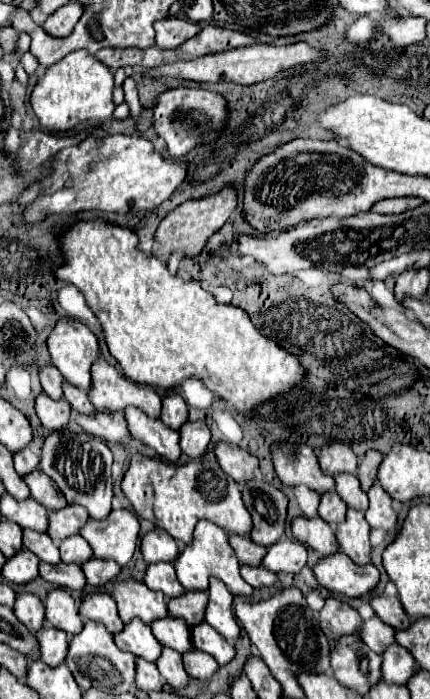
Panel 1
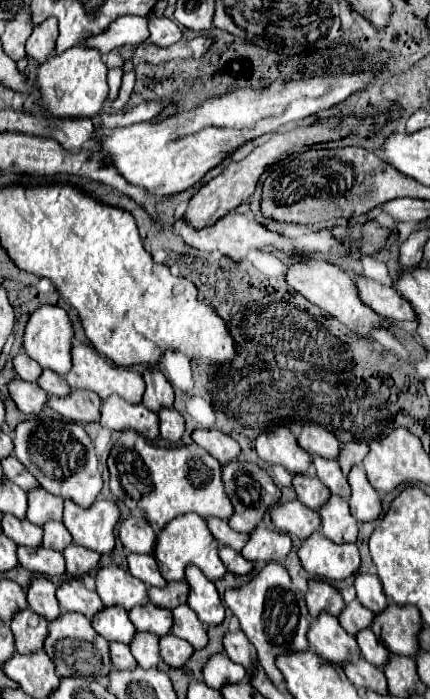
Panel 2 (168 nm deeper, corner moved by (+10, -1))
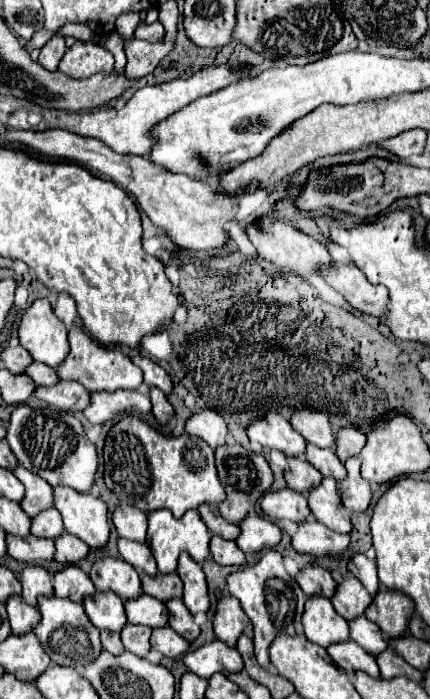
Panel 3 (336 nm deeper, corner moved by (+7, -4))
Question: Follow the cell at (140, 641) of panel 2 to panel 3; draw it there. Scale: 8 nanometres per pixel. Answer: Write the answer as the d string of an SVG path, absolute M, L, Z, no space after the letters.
M128 623L120 633L124 649L130 653L136 653L138 657L146 657L150 651L150 633L152 633L152 629L144 627L144 625Z

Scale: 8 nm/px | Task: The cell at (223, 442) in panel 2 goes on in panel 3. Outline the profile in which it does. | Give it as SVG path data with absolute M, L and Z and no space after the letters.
M210 409L196 411L186 421L186 431L188 431L188 435L194 435L194 437L200 437L202 441L206 441L212 449L226 445L226 439L228 439L228 429L226 429L224 419L216 411L210 411Z

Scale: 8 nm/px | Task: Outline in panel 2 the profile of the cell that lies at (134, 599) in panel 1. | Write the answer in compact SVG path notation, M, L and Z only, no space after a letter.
M103 566L95 576L97 594L105 606L119 604L125 610L149 602L147 586L119 566Z

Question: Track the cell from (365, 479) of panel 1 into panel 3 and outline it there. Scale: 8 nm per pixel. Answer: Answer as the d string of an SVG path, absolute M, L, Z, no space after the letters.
M346 427L336 433L336 455L342 463L348 461L348 457L356 457L364 445L366 435L360 433L356 427Z

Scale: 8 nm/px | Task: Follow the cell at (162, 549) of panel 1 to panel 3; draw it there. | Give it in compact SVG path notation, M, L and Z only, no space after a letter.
M122 505L114 511L112 521L118 529L118 535L124 539L146 543L146 529L148 529L148 517L140 509L132 505Z

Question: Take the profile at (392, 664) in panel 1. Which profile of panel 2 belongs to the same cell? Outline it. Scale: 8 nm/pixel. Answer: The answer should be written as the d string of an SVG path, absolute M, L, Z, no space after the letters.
M365 628L365 630L357 632L355 638L357 638L357 644L359 644L361 654L363 654L369 662L373 662L375 666L383 666L383 664L387 662L389 650L387 650L385 644L373 634L371 628Z

